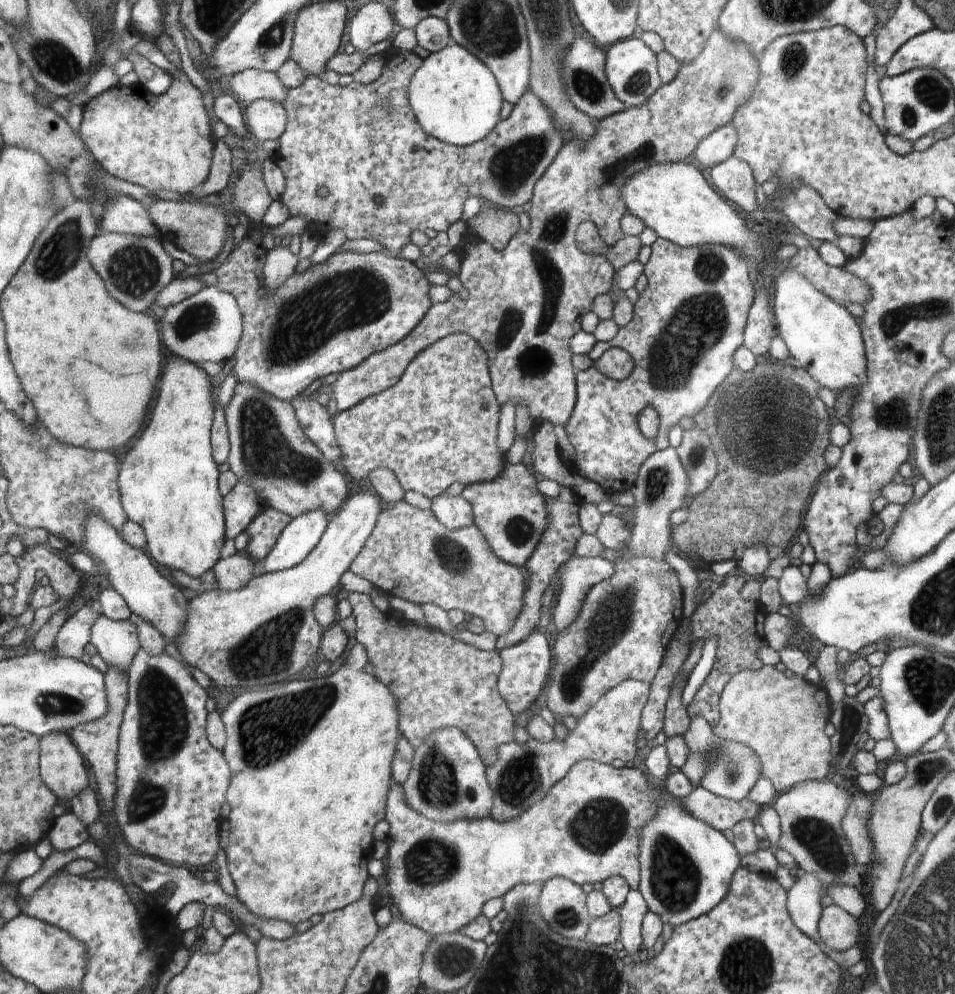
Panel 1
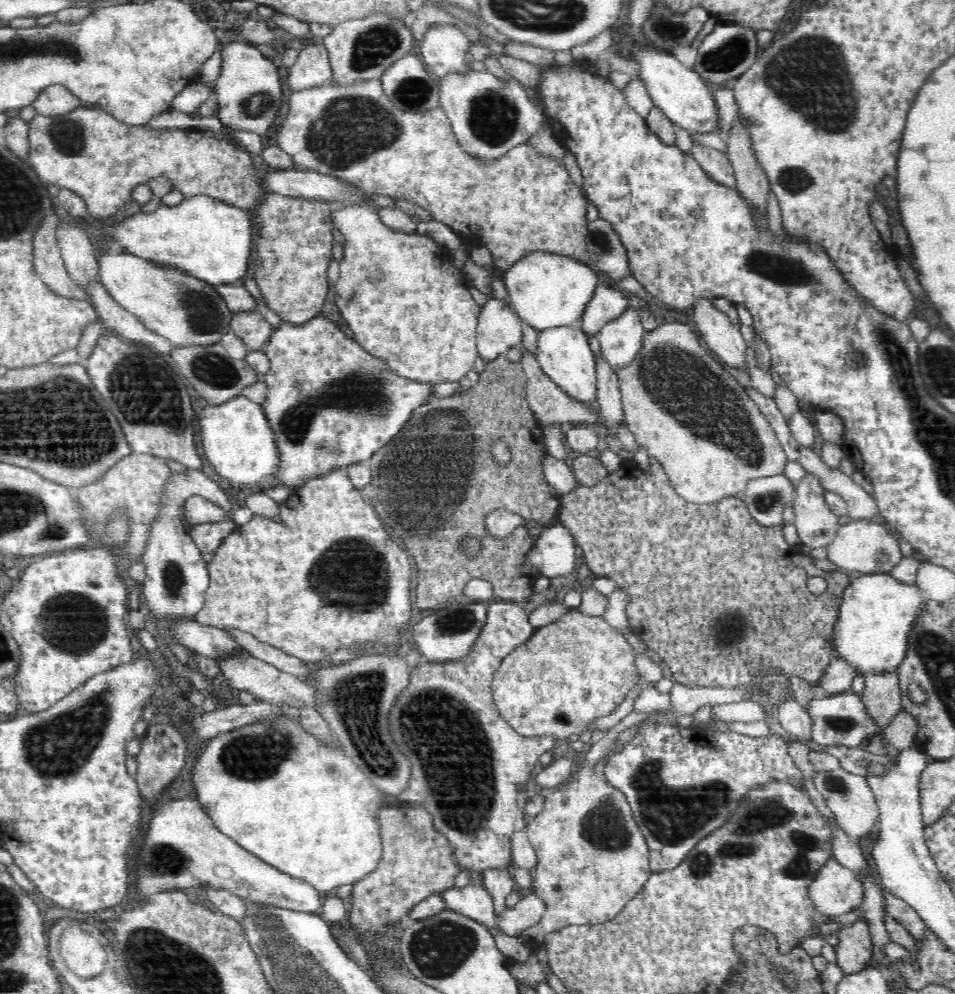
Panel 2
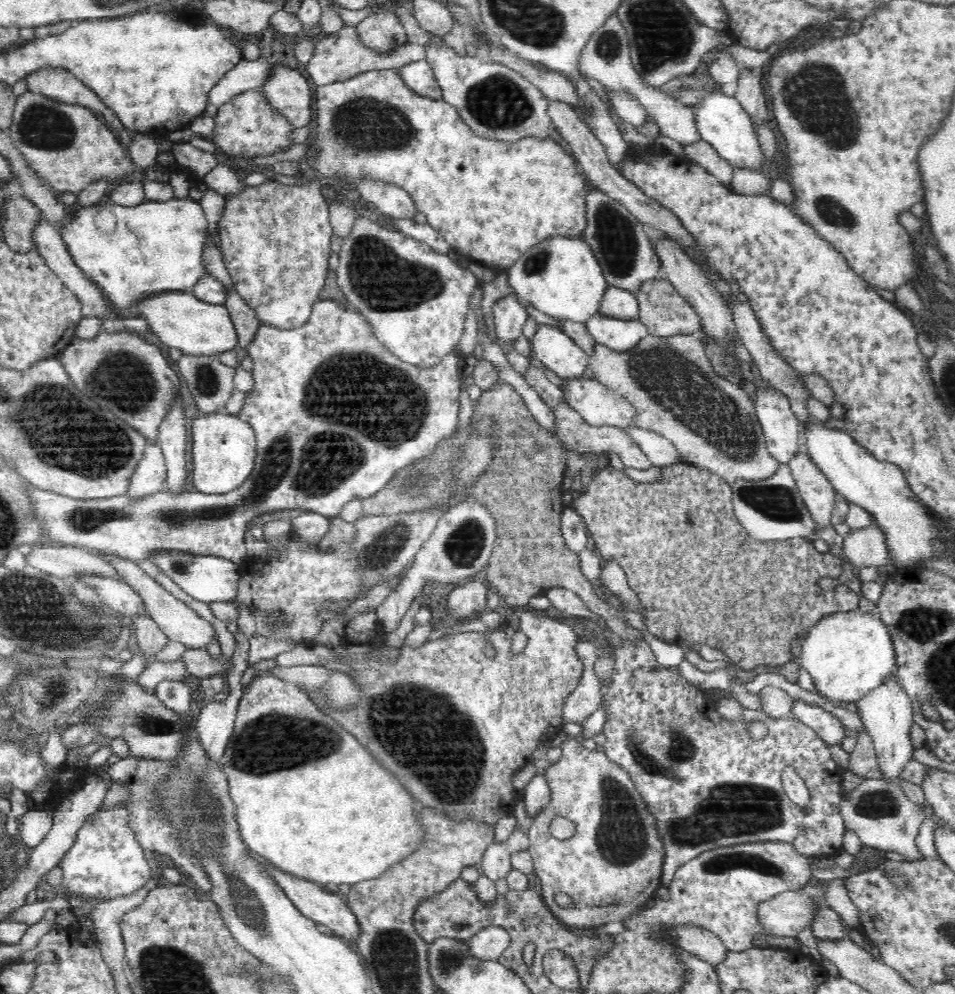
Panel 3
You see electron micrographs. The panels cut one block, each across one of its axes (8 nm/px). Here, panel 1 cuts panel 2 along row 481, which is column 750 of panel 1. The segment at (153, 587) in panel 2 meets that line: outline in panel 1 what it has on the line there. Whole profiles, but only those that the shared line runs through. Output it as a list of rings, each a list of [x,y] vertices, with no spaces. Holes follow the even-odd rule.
[[[734,156],[727,158],[710,170],[709,181],[716,190],[734,202],[740,210],[748,214],[759,208],[756,201],[756,185],[754,171],[747,162]]]

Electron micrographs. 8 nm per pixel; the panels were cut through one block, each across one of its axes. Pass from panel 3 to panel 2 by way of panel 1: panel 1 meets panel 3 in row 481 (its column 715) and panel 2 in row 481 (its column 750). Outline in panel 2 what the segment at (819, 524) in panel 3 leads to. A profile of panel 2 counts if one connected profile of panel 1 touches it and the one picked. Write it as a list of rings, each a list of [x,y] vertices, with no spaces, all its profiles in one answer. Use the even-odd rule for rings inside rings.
[[[807,473],[800,480],[794,496],[794,522],[800,545],[810,548],[827,547],[841,525],[839,516],[825,503],[825,488],[816,475]]]

